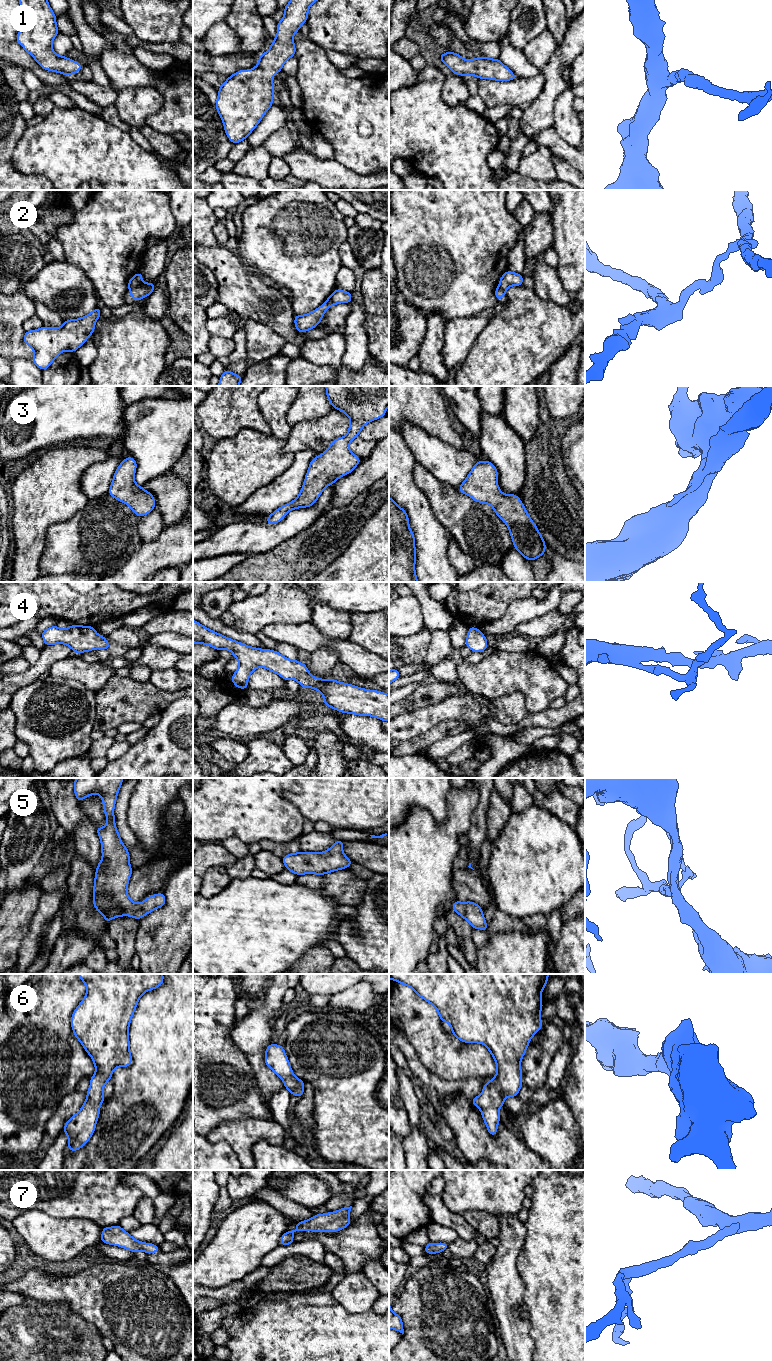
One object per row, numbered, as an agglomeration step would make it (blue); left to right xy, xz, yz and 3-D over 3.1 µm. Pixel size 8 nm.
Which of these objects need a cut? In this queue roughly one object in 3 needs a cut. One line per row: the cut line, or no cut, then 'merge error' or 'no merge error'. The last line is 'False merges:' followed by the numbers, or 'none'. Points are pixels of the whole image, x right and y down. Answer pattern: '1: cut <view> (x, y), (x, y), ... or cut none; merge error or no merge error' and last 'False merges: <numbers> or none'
1: cut none; no merge error
2: cut xy (141, 282), (129, 289); merge error
3: cut none; no merge error
4: cut none; no merge error
5: cut none; no merge error
6: cut none; no merge error
7: cut none; no merge error
False merges: 2

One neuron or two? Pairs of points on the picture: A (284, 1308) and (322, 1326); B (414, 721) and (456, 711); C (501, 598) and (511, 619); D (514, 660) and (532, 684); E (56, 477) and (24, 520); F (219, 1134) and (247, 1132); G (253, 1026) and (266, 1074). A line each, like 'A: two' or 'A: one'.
A: one
B: one
C: two
D: one
E: one
F: one
G: one

